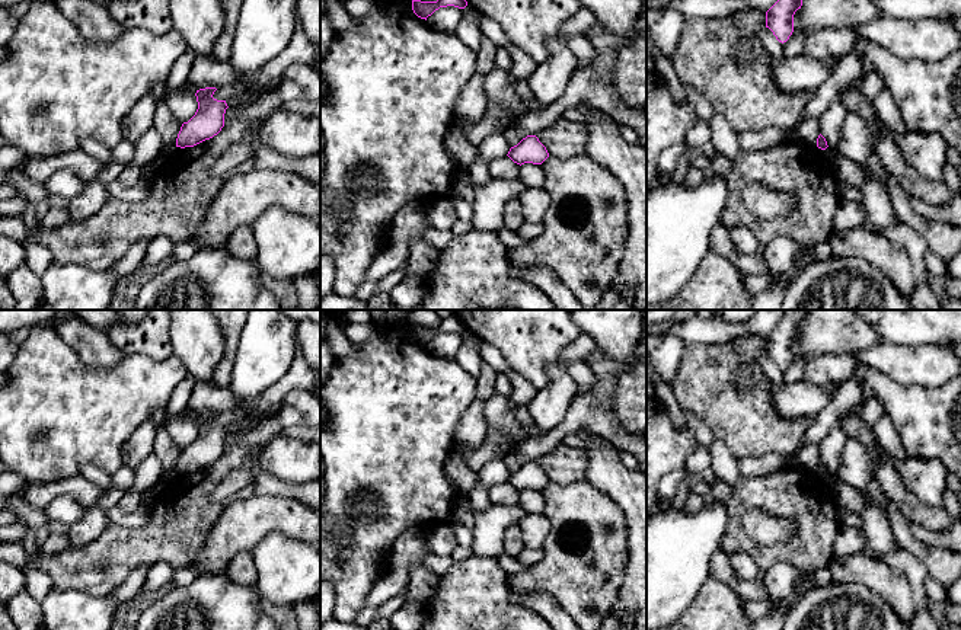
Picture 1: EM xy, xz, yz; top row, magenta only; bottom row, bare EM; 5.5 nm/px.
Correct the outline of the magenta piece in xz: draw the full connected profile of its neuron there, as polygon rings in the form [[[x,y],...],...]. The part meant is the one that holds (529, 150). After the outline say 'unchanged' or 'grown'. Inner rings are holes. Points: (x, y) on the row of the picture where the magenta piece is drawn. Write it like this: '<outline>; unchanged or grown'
[[[527,135],[511,147],[507,156],[521,166],[524,163],[542,164],[549,157],[549,153],[536,135]]]; unchanged

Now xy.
[[[215,87],[197,90],[198,109],[195,115],[183,122],[176,138],[176,147],[194,147],[217,135],[224,127],[224,113],[229,108],[226,100],[213,97]]]; unchanged

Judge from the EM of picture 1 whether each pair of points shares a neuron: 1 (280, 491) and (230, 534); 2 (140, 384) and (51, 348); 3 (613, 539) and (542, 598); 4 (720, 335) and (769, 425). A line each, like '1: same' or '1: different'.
1: different
2: same
3: different
4: different

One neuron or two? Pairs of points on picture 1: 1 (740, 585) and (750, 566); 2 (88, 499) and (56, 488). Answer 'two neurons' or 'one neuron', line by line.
1: two neurons
2: one neuron

